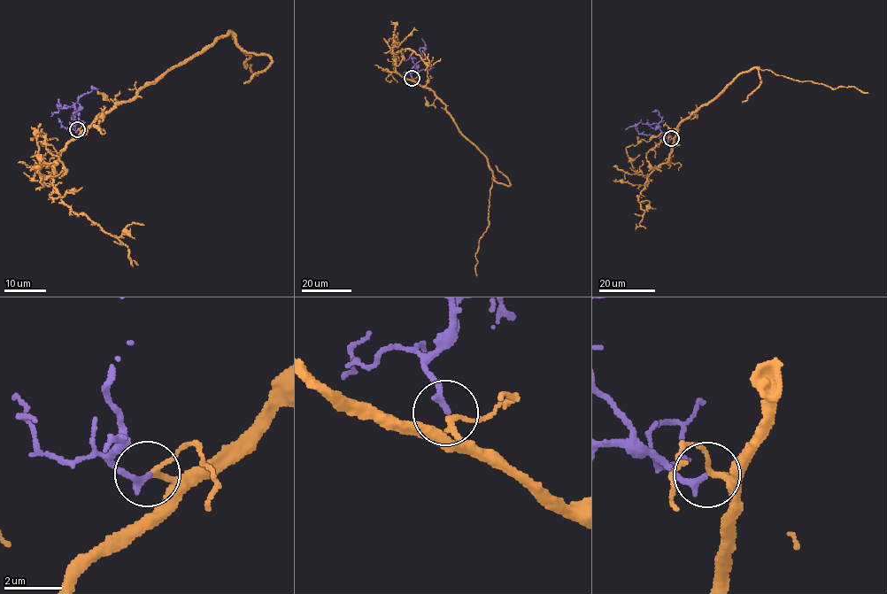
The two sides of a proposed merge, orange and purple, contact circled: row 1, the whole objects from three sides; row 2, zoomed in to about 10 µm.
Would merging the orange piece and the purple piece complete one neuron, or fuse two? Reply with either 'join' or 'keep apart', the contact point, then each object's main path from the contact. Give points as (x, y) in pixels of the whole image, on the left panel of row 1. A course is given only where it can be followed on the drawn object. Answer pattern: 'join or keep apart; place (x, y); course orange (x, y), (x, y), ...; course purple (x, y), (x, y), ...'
join; place (77, 129); course orange (77, 129), (84, 129), (229, 32), (242, 51), (251, 54), (244, 65), (251, 65), (250, 70), (258, 75); course purple (77, 129), (72, 128), (73, 125), (84, 122), (77, 120), (73, 114), (80, 109), (73, 113)

